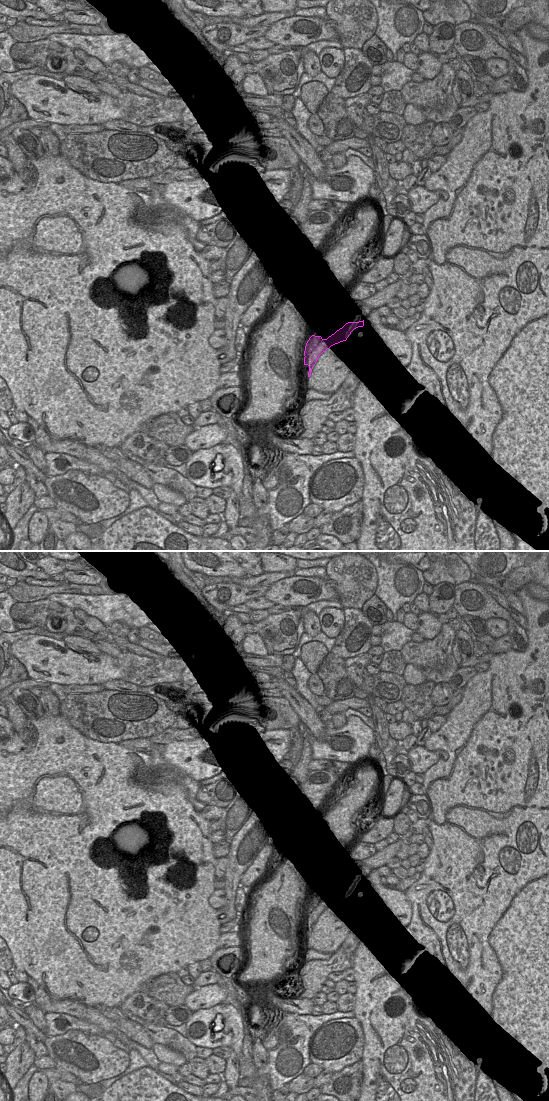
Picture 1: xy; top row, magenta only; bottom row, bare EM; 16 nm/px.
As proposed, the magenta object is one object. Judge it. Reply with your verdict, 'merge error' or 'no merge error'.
merge error

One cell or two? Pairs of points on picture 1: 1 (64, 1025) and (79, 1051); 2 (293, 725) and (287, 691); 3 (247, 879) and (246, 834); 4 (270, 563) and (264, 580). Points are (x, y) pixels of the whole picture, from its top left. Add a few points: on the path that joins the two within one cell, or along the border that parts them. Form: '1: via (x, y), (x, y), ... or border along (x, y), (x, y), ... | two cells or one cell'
1: border along (91, 1034), (68, 1030), (62, 1034), (48, 1036) | two cells
2: border along (282, 696), (300, 720) | two cells
3: border along (260, 849), (242, 875), (239, 884) | two cells
4: border along (290, 570), (264, 572) | two cells

